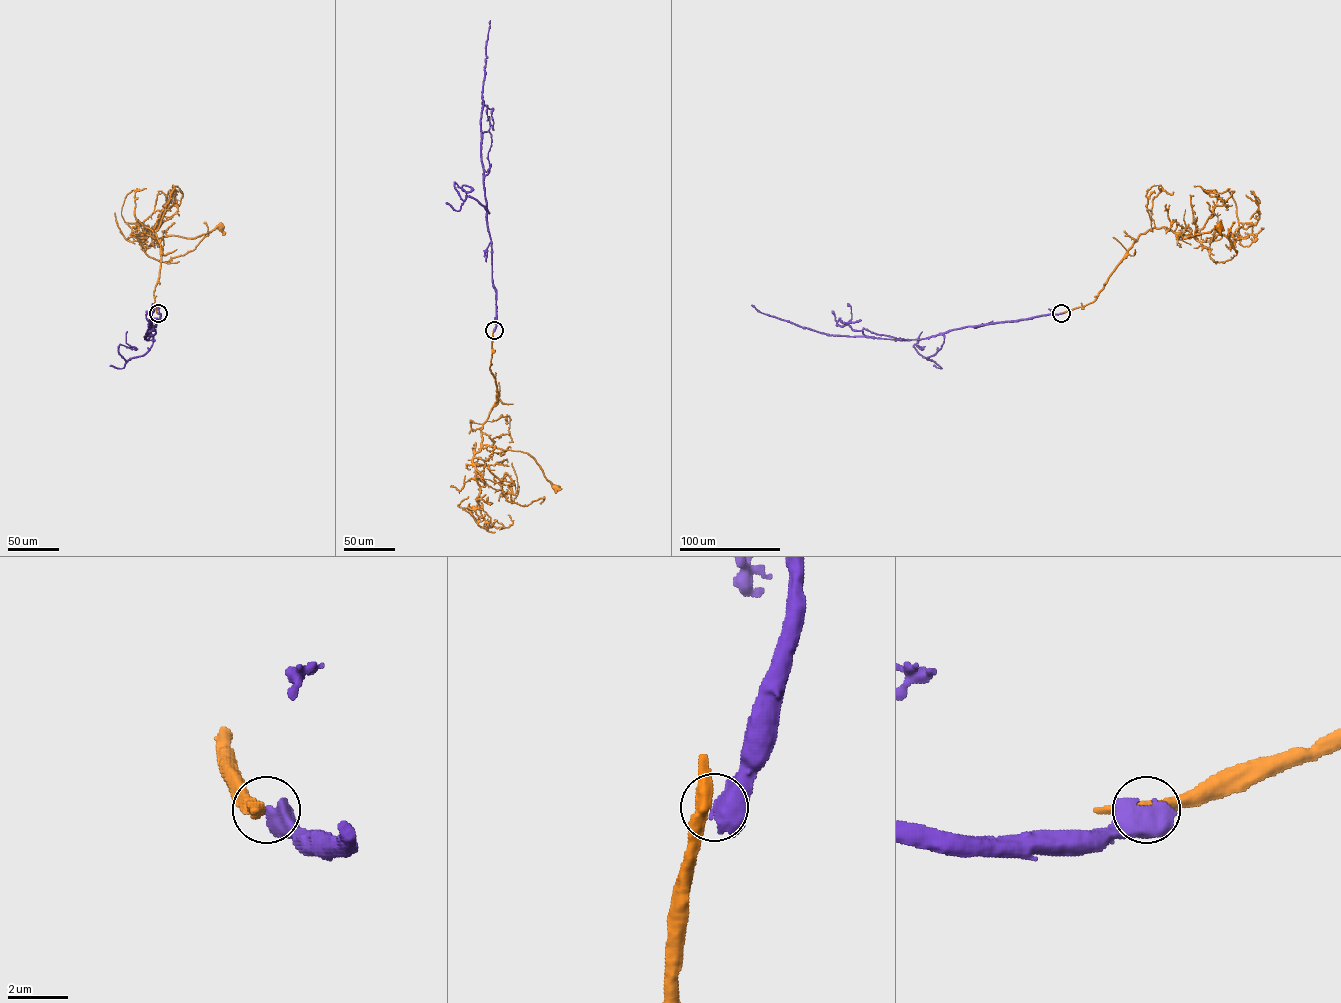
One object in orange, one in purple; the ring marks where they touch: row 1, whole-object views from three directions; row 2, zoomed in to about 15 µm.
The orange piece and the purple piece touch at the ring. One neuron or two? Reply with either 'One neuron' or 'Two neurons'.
Two neurons

